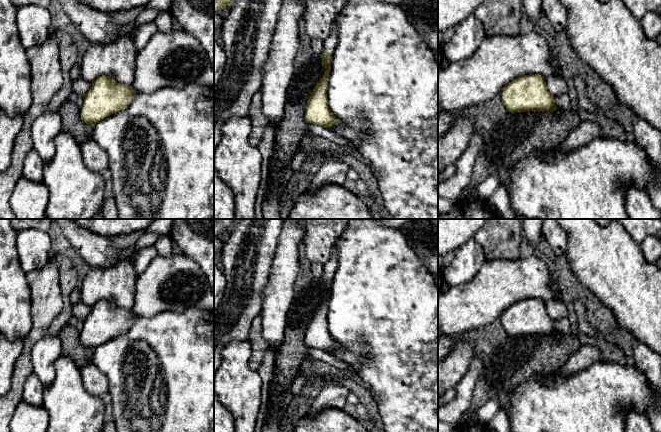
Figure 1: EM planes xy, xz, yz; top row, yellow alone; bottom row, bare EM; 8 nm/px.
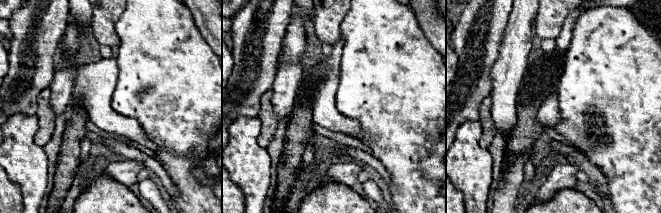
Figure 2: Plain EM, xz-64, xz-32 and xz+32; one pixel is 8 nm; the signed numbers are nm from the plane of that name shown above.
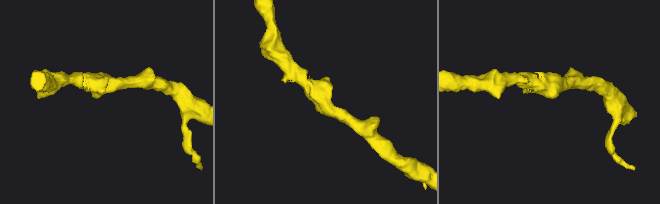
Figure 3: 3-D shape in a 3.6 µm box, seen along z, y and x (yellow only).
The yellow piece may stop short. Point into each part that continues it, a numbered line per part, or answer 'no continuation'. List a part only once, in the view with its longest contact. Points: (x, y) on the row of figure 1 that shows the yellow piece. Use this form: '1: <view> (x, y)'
1: xz (329, 45)

